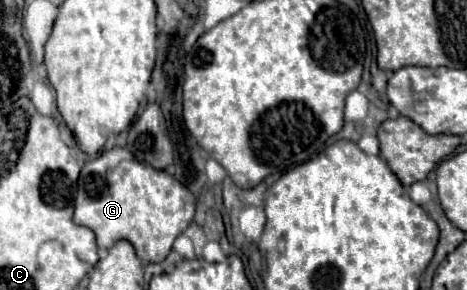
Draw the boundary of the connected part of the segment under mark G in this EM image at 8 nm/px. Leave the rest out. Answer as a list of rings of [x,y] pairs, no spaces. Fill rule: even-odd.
[[[113,147],[83,165],[77,181],[75,215],[77,225],[89,227],[97,235],[97,247],[109,249],[115,241],[129,241],[145,263],[163,261],[177,235],[181,235],[195,215],[195,197],[169,173],[139,163],[127,149]]]

